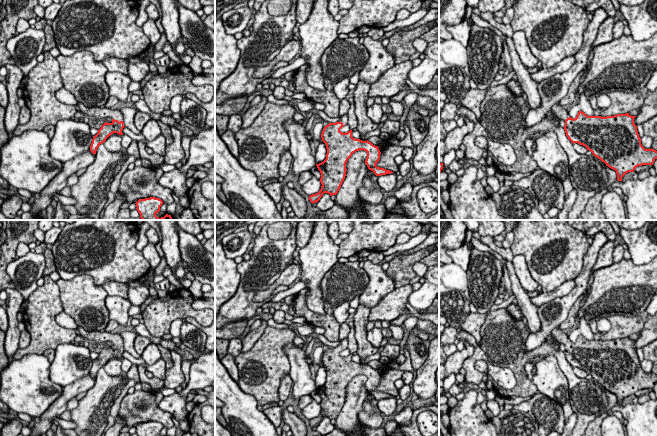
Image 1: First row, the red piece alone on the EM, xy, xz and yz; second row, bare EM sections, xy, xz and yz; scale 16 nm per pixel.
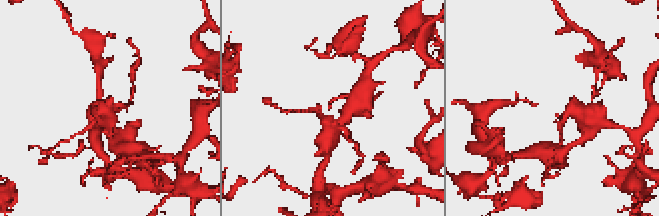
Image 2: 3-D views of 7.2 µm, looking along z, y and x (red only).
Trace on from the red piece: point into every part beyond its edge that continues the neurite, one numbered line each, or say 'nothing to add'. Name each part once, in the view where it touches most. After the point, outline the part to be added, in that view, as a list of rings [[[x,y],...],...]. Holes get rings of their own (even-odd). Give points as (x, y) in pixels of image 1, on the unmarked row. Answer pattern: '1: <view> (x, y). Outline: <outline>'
1: xy (93, 336). Outline: [[[78,327],[77,332],[82,336],[84,339],[89,340],[90,342],[95,343],[102,343],[110,341],[114,344],[123,345],[123,338],[119,333],[111,333],[111,332],[103,332],[103,331],[86,331],[82,327]]]

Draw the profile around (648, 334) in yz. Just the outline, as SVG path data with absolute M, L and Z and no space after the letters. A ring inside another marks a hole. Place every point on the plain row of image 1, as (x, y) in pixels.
M657 313L655 315L647 315L644 327L639 334L641 336L634 342L636 350L657 339Z

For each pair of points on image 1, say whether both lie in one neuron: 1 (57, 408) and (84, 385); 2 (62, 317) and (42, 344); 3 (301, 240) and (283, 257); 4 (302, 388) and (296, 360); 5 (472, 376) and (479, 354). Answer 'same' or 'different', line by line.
1: same
2: different
3: different
4: same
5: same

